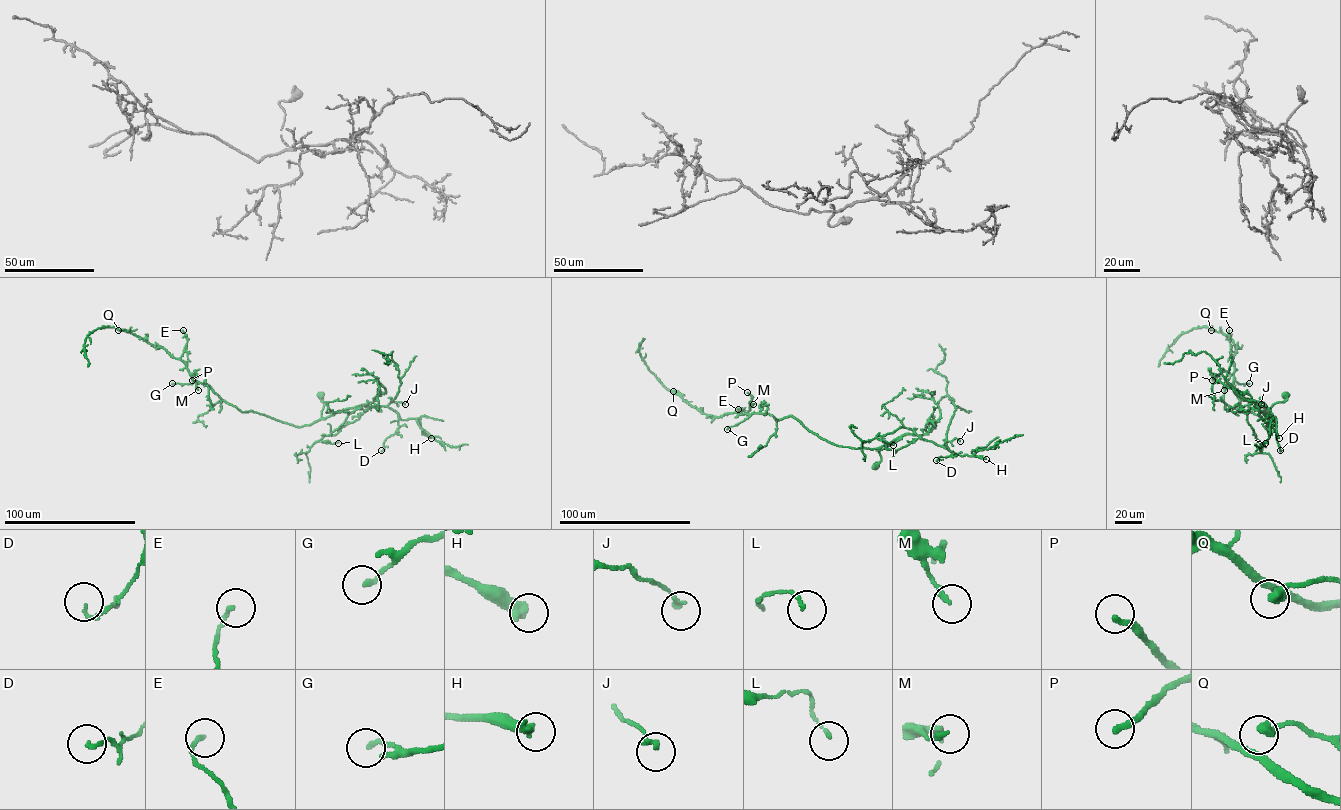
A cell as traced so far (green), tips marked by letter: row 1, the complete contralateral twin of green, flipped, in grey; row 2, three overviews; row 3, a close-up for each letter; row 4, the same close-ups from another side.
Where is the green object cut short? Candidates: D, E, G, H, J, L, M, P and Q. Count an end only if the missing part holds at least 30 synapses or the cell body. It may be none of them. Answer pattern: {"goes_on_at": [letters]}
{"goes_on_at": ["H", "P"]}

